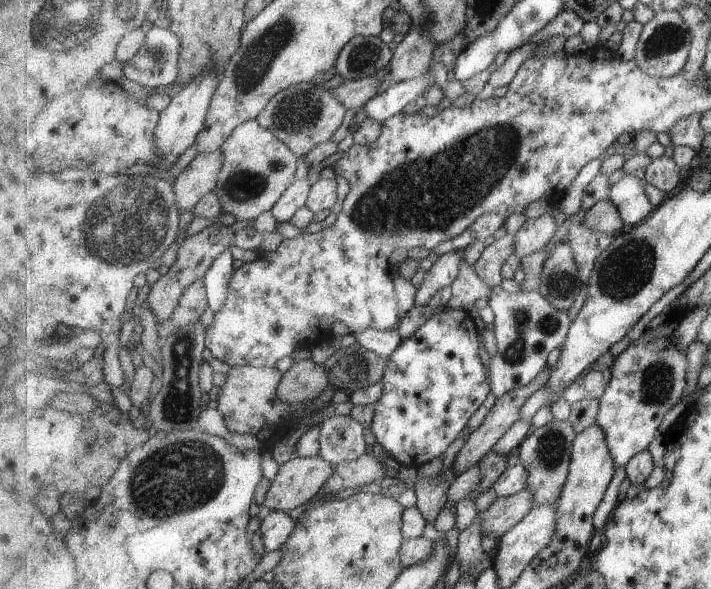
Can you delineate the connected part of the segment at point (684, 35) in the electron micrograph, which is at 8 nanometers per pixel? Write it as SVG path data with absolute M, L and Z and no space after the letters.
M661 11L644 24L637 46L635 62L649 73L651 78L671 78L677 76L687 64L692 46L692 34L685 18L679 11Z

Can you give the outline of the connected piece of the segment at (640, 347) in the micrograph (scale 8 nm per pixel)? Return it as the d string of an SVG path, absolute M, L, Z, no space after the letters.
M670 336L651 340L639 338L615 357L611 380L600 398L596 423L607 436L616 468L626 468L634 456L651 446L667 412L684 398L687 372L690 372L687 354L677 350Z

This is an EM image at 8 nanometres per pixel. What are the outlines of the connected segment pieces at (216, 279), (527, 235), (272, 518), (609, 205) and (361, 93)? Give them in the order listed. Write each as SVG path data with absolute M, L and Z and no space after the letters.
M231 246L217 258L213 266L204 276L210 308L216 313L223 310L227 298L229 298L229 284L235 274L235 259L231 252Z
M551 213L535 219L527 218L515 234L515 253L525 258L545 249L558 231L557 222Z
M270 511L260 522L260 532L266 551L283 549L293 534L297 521L285 511Z
M611 199L597 202L593 208L586 211L583 224L595 232L602 232L614 237L617 237L617 234L625 226L621 216L619 216L619 209L611 202Z
M376 77L362 78L361 80L343 81L337 88L333 89L335 98L343 106L357 111L365 106L371 98L377 94L377 88L381 86L381 80Z

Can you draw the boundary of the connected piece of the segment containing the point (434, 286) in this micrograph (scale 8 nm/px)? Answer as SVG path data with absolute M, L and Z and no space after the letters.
M449 251L440 256L431 270L426 272L425 280L417 290L416 304L428 308L429 301L439 290L450 287L457 280L464 259L460 251Z

